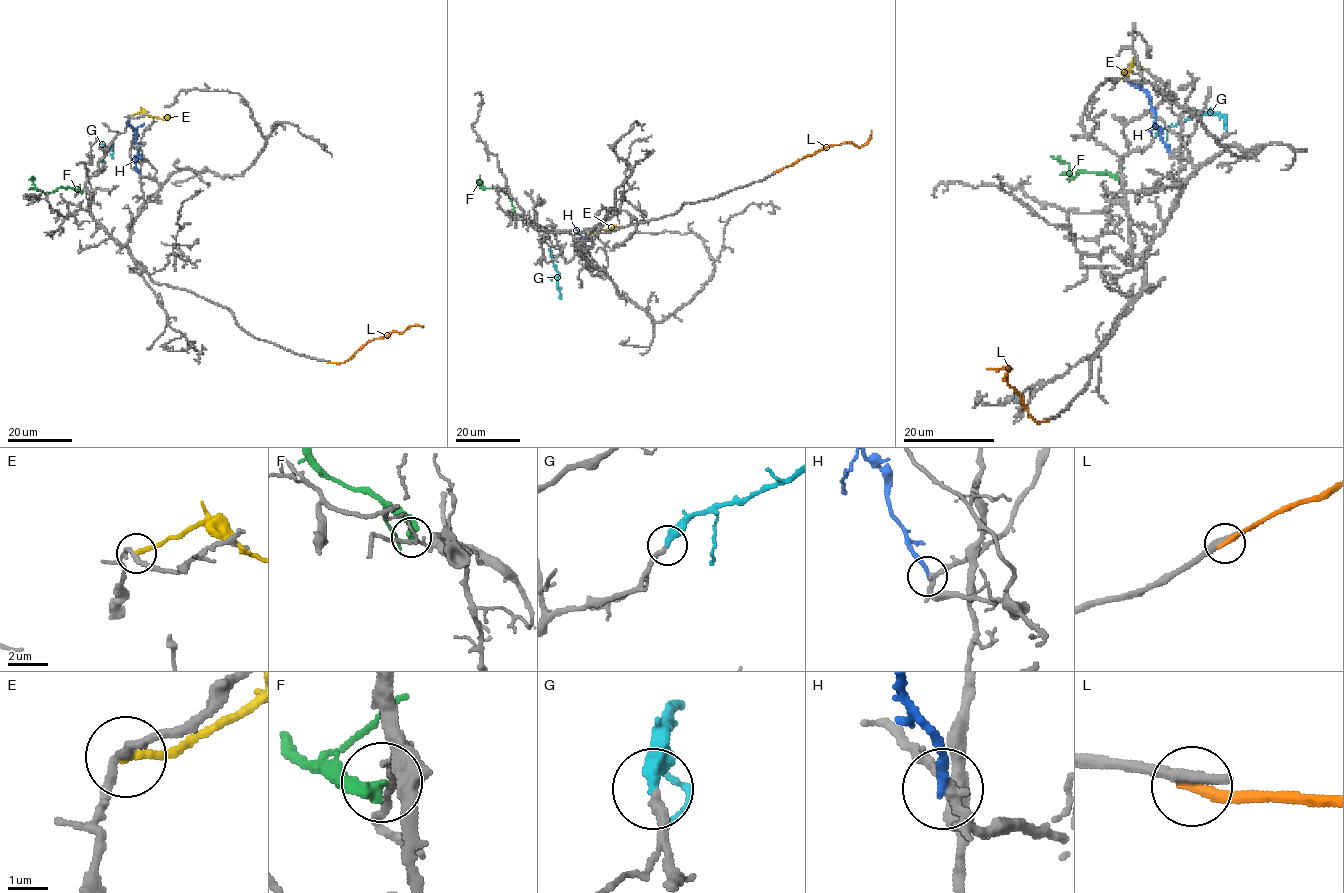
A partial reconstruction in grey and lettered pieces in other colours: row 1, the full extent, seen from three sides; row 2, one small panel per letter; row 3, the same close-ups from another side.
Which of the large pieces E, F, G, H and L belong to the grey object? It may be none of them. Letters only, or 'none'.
G

